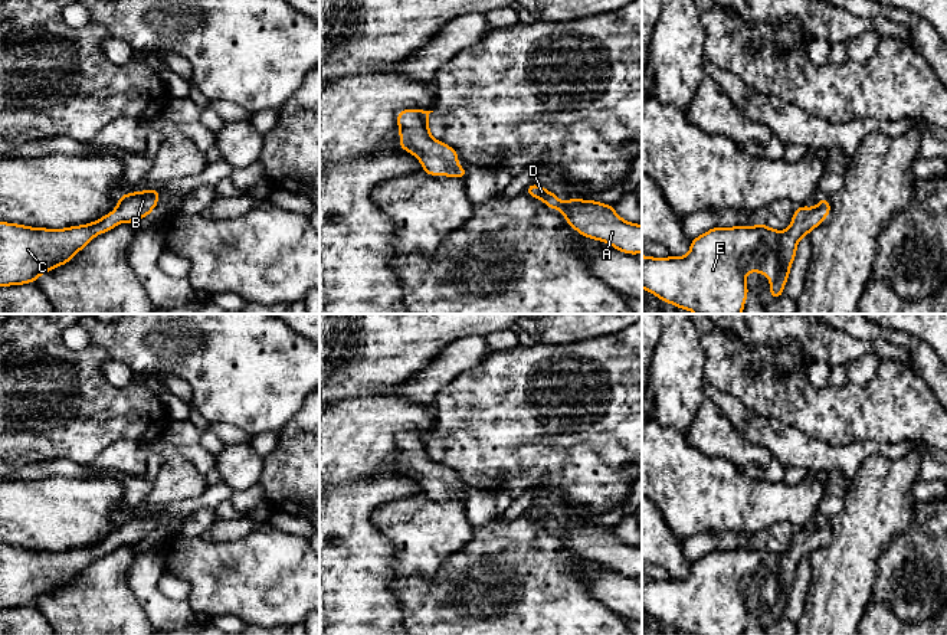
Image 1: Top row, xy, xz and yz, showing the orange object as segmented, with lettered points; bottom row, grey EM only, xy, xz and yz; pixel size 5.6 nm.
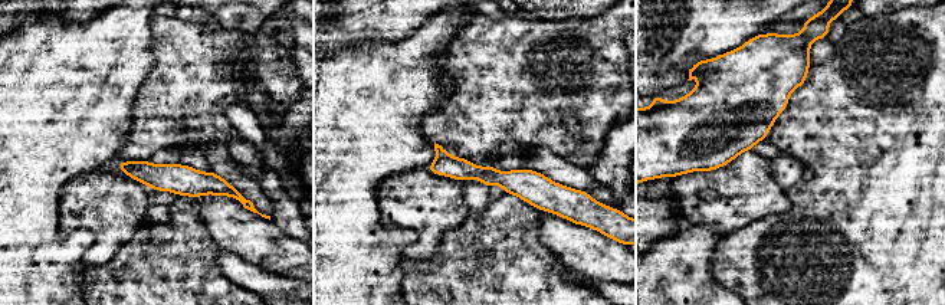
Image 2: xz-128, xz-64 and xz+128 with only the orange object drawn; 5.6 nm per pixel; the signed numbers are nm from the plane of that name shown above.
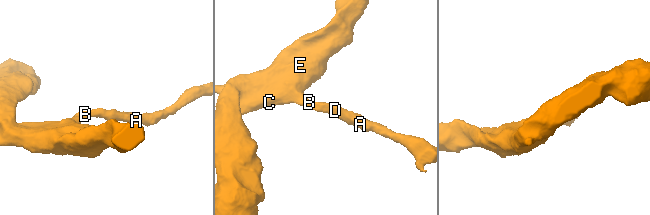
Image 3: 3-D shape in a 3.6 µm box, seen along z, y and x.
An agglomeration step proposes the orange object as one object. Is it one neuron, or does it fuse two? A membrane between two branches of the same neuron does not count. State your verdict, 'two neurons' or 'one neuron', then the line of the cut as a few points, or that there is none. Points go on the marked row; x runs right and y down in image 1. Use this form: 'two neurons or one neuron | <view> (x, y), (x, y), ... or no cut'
one neuron | no cut

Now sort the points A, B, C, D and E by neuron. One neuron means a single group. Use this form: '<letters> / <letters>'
A B C D E

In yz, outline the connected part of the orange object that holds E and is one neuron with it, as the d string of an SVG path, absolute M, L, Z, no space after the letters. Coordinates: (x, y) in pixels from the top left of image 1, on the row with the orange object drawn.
M820 197L815 209L799 206L787 230L764 223L715 226L692 239L685 256L642 255L642 288L695 314L741 314L748 297L746 275L766 275L771 300L780 298L799 240L829 215L830 203Z

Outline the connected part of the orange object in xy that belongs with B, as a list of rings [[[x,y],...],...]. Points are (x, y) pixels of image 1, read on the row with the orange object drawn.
[[[160,189],[127,193],[119,197],[115,210],[101,219],[65,229],[32,228],[19,223],[0,222],[0,287],[24,285],[68,264],[95,236],[117,228],[121,222],[134,223],[147,217],[158,204]]]

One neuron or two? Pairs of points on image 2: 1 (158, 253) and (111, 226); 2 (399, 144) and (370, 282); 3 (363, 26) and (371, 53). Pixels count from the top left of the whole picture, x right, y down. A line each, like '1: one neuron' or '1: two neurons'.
1: two neurons
2: one neuron
3: two neurons

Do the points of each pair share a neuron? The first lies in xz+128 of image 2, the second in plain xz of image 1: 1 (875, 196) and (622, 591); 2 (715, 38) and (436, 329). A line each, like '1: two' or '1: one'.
1: two
2: one

